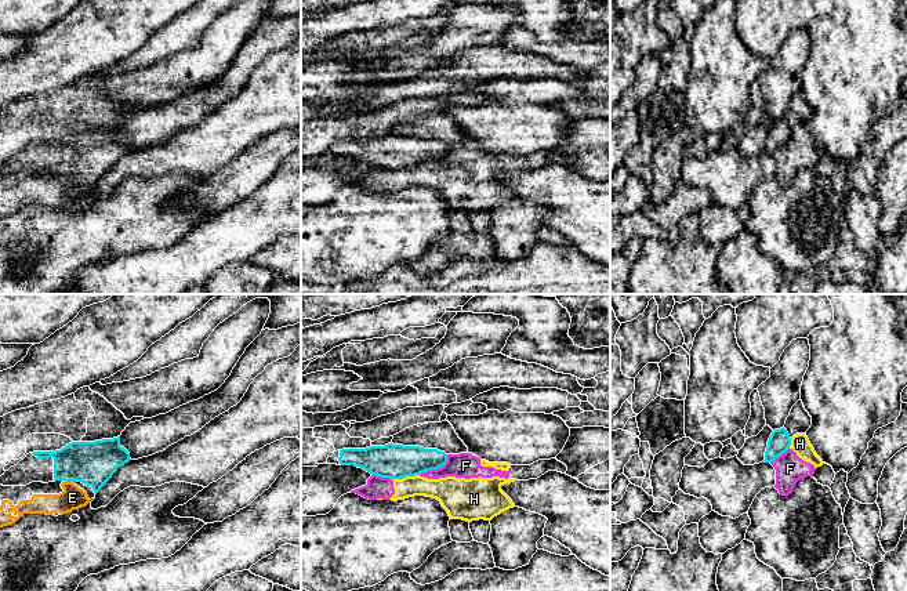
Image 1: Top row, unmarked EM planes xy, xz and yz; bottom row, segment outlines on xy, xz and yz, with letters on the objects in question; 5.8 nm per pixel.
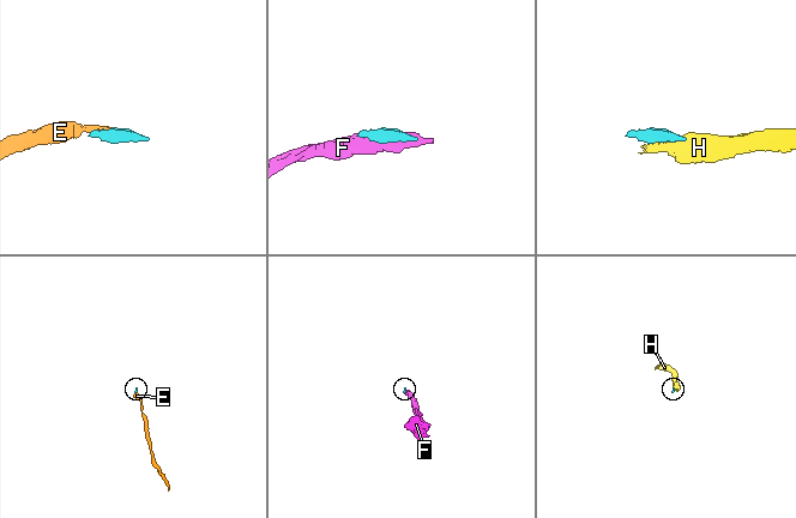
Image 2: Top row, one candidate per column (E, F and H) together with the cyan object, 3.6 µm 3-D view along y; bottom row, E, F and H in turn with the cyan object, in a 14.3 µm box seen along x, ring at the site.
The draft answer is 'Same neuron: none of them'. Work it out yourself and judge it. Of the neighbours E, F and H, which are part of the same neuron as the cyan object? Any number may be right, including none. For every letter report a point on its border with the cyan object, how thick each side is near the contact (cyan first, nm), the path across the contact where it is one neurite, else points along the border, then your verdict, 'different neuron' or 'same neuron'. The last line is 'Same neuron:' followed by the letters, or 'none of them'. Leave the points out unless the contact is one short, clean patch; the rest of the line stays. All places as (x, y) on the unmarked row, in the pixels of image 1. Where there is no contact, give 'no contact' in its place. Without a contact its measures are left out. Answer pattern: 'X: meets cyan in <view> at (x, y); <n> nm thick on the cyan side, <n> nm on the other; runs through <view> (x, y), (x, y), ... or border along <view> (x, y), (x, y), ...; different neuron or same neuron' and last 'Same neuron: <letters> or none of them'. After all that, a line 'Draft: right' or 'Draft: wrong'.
E: meets cyan in xy at (69, 171); 260 nm thick on the cyan side, 140 nm on the other; runs through xy (91, 153), (87, 153), (69, 171), (72, 188); same neuron
F: meets cyan in xz at (435, 159); 200 nm thick on the cyan side, 140 nm on the other; different neuron
H: meets cyan in xz at (405, 167); 200 nm thick on the cyan side, 140 nm on the other; border along xz (418, 165), (392, 170); different neuron
Same neuron: E
Draft: wrong

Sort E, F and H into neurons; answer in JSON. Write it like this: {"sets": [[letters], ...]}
{"sets": [["E"], ["F", "H"]]}

